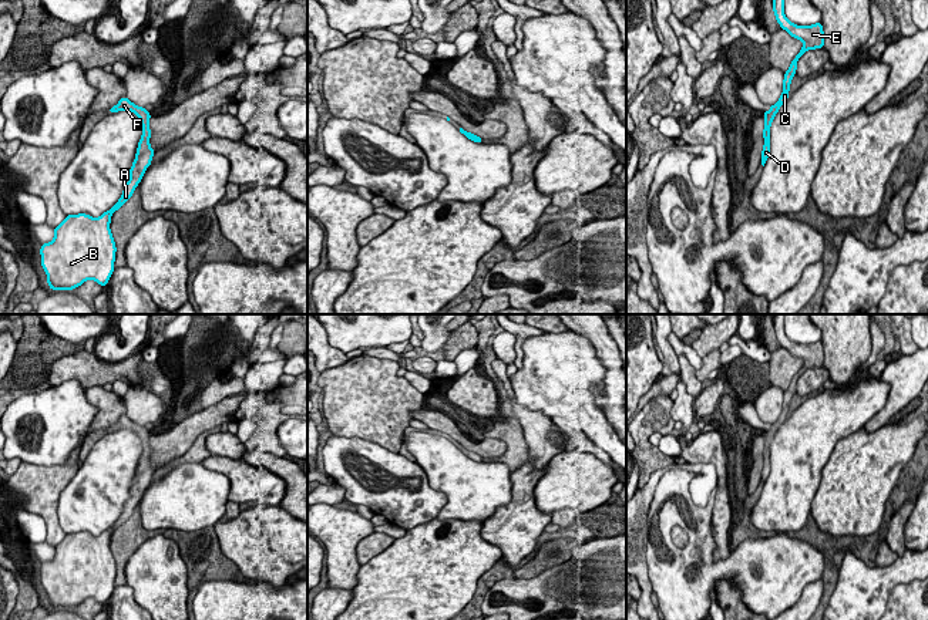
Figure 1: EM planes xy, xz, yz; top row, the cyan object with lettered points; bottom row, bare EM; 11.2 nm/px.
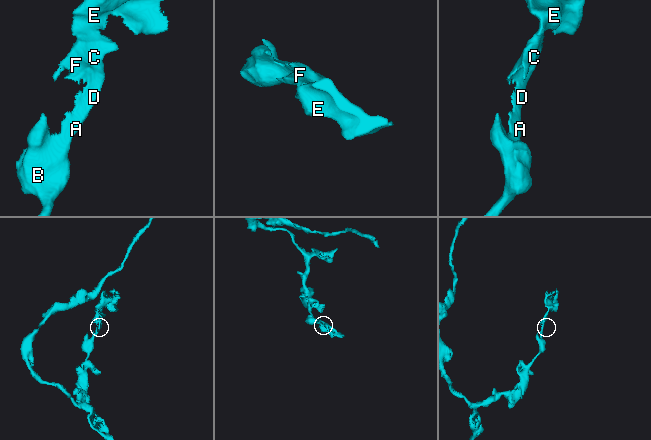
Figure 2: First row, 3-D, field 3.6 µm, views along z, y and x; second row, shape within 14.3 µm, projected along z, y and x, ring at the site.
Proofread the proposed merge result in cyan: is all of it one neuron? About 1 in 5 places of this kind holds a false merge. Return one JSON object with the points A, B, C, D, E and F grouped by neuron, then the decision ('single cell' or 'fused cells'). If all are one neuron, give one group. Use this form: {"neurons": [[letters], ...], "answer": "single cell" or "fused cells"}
{"neurons": [["A", "B", "C", "D", "E", "F"]], "answer": "single cell"}

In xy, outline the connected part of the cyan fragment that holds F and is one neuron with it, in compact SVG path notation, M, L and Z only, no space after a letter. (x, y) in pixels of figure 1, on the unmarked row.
M122 415L110 429L134 431L144 448L130 488L130 499L124 503L121 516L110 529L100 536L85 532L67 533L54 546L54 557L41 563L41 584L47 592L50 609L74 609L85 599L94 599L104 606L107 604L115 587L117 570L110 547L111 535L132 515L144 491L151 485L155 469L149 464L152 454L149 448L149 429L135 424L127 415Z

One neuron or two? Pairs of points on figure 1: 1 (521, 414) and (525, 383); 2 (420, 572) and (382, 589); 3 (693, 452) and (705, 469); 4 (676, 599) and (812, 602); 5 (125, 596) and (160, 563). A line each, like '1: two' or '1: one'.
1: two
2: one
3: two
4: two
5: two

